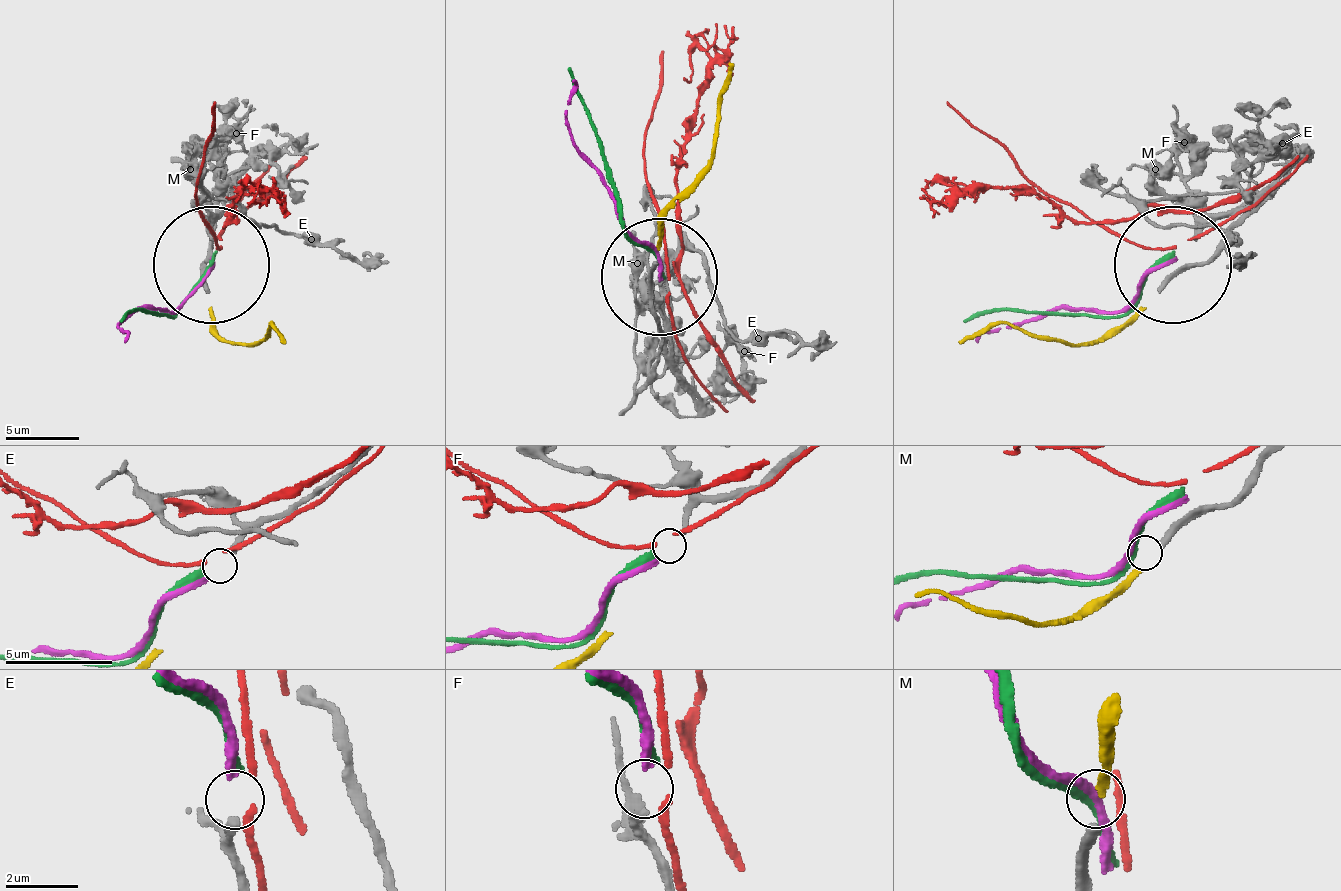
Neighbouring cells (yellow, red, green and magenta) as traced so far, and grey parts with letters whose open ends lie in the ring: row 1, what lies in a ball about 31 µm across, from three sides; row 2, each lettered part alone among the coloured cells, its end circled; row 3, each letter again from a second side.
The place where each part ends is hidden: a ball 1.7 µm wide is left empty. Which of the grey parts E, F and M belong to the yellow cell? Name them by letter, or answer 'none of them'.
M

